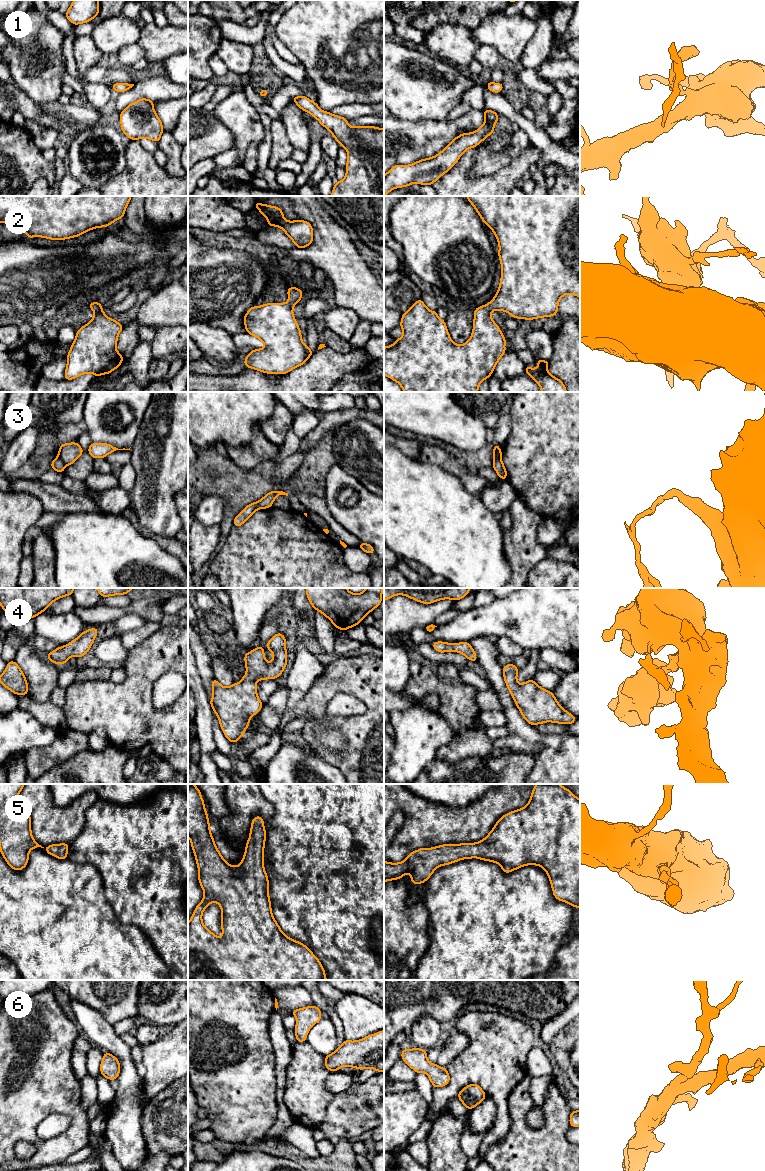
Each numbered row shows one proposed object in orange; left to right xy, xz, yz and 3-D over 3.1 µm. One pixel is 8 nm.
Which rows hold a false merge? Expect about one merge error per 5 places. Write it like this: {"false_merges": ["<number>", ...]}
{"false_merges": ["3"]}

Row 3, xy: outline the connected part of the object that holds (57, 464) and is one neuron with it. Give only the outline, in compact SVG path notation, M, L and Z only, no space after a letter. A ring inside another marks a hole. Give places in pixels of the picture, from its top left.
M56 457L51 462L51 468L54 469L55 471L59 472L59 473L62 473L65 470L65 465L59 457Z

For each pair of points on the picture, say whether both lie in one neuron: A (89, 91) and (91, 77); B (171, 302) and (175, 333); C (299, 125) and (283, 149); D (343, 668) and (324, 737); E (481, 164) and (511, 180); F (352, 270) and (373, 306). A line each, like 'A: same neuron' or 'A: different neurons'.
A: different neurons
B: different neurons
C: different neurons
D: different neurons
E: different neurons
F: same neuron

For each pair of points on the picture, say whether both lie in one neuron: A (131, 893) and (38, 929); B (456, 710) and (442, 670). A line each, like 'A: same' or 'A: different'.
A: different
B: different

